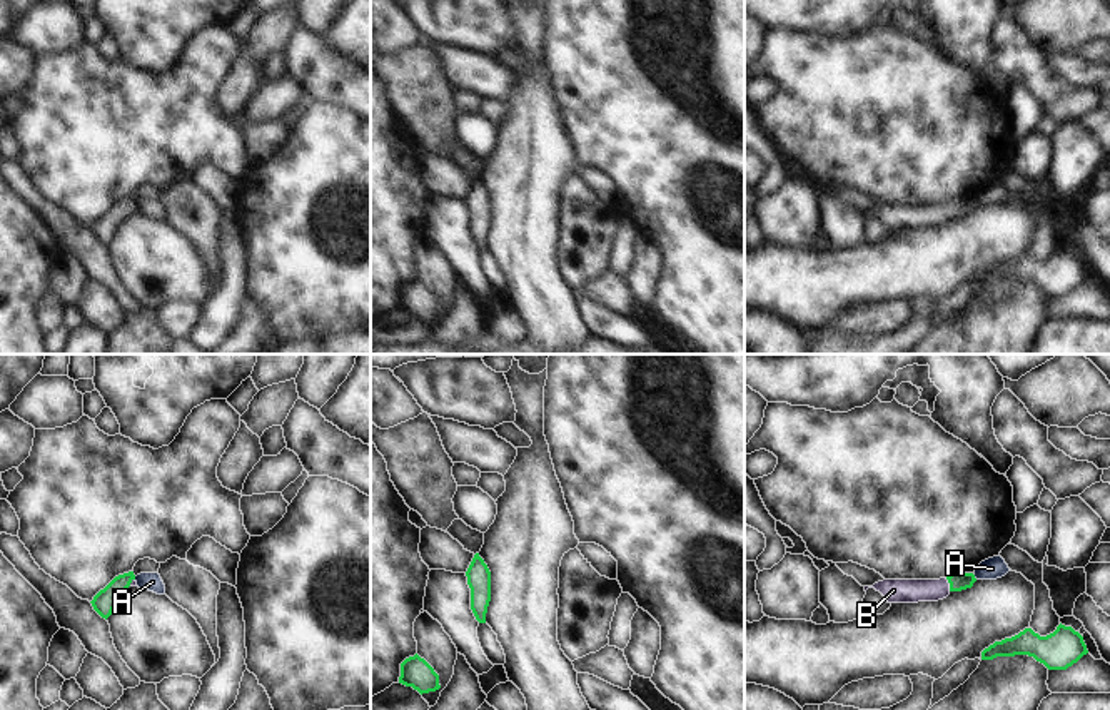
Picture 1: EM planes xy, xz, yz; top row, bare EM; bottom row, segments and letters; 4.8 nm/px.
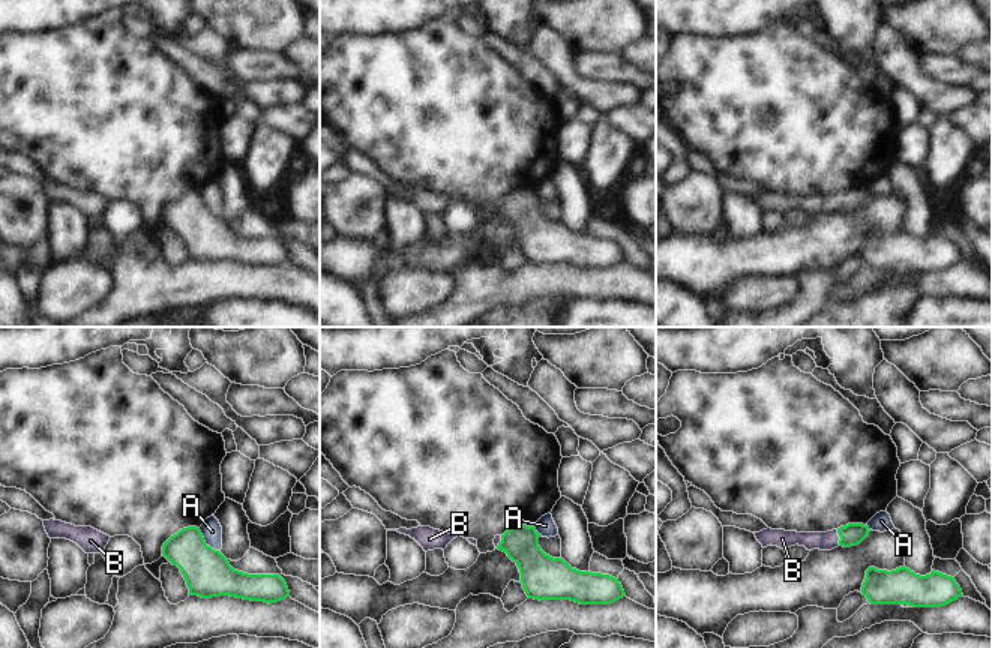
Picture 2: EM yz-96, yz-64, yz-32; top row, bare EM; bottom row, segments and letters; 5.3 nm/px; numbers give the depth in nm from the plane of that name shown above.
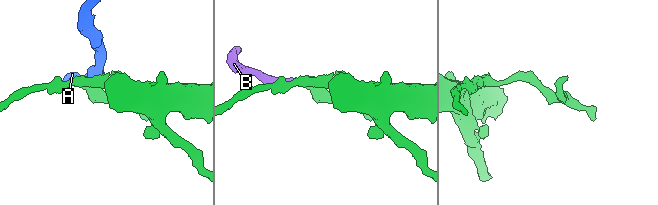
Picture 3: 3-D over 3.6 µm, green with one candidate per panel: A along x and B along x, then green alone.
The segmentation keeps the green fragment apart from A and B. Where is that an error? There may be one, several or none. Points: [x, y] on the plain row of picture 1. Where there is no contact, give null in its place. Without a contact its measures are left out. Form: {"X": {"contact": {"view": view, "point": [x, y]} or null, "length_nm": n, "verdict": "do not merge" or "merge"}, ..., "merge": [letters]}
{"A": {"contact": {"view": "yz", "point": [973, 202]}, "length_nm": 40, "verdict": "do not merge"}, "B": {"contact": {"view": "yz", "point": [950, 211]}, "length_nm": 70, "verdict": "merge"}, "merge": ["B"]}

